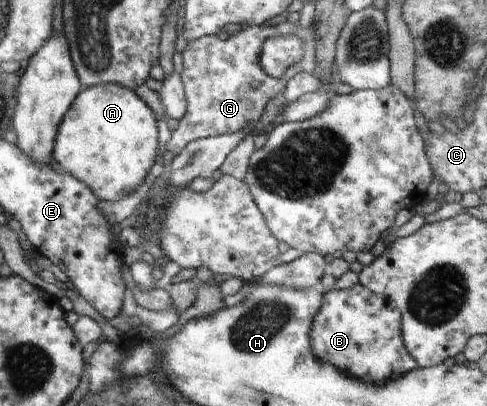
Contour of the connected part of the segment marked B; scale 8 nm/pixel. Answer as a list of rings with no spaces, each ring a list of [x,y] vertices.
[[[361,284],[345,290],[331,289],[324,293],[323,308],[317,313],[315,324],[312,325],[311,337],[317,358],[360,378],[361,382],[383,386],[385,382],[401,378],[403,374],[419,368],[416,359],[409,354],[404,344],[403,312],[400,307],[392,298],[378,295]]]

